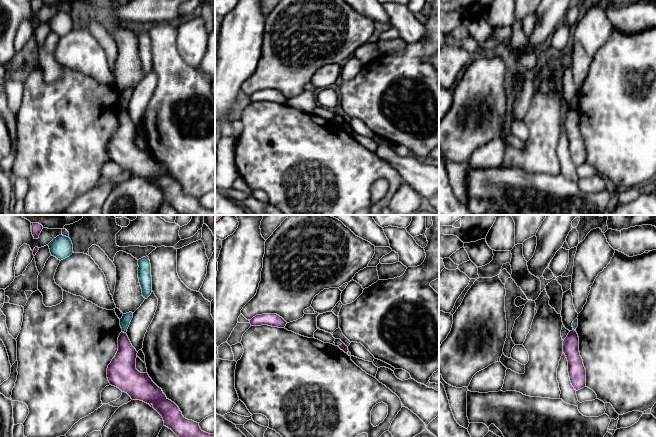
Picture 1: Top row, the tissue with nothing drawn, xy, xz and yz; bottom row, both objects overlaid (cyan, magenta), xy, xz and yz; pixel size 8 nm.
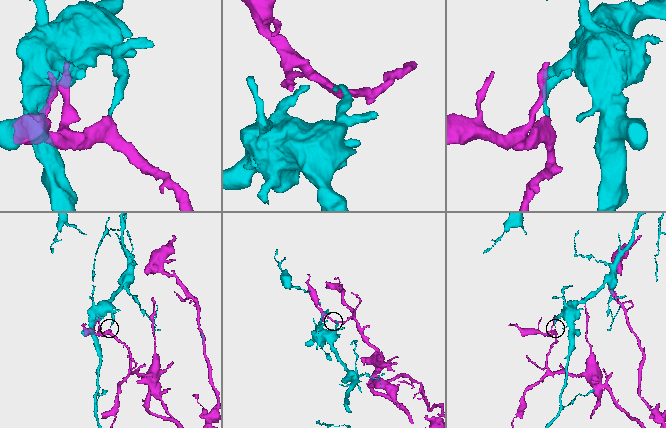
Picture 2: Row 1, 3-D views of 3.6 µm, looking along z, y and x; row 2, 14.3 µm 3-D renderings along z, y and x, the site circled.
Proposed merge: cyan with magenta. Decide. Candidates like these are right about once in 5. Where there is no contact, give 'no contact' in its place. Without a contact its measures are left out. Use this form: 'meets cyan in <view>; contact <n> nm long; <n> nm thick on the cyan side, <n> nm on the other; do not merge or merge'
meets cyan in xy; contact 40 nm long; 80 nm thick on the cyan side, 190 nm on the other; do not merge

